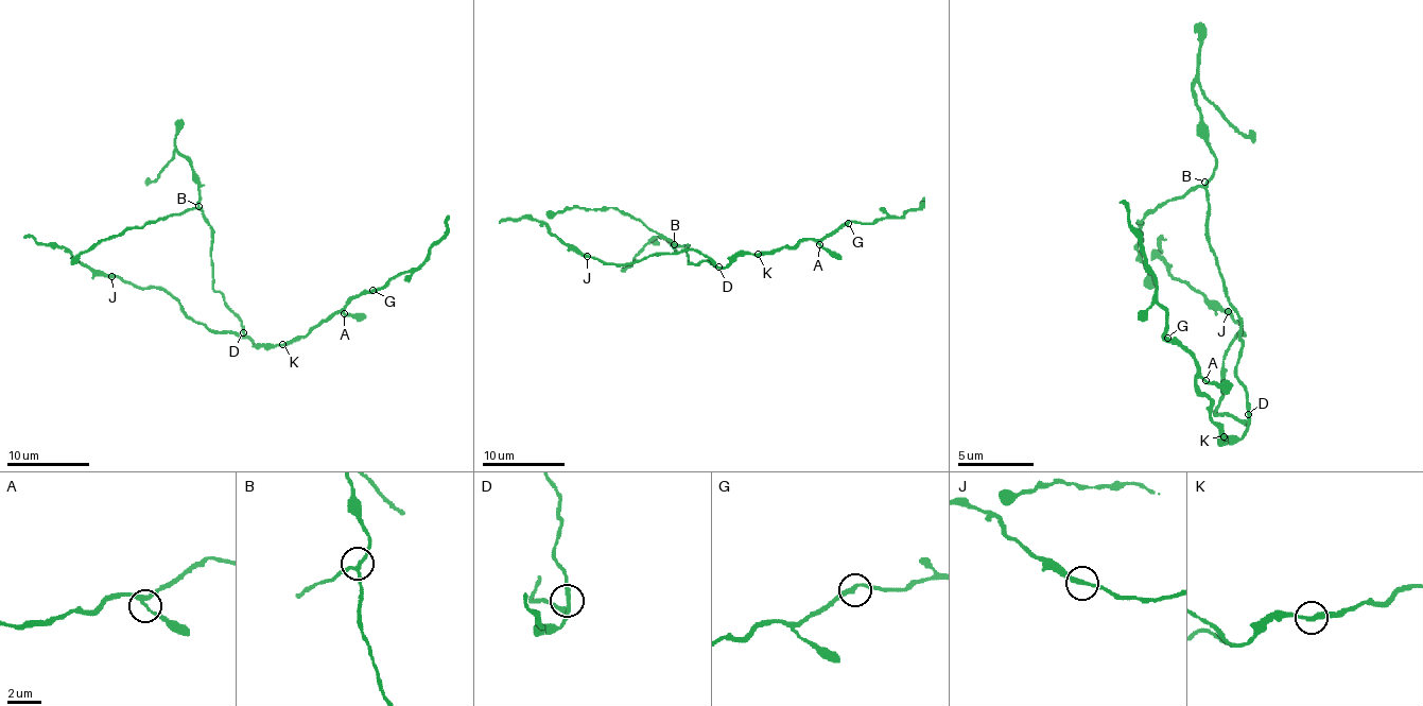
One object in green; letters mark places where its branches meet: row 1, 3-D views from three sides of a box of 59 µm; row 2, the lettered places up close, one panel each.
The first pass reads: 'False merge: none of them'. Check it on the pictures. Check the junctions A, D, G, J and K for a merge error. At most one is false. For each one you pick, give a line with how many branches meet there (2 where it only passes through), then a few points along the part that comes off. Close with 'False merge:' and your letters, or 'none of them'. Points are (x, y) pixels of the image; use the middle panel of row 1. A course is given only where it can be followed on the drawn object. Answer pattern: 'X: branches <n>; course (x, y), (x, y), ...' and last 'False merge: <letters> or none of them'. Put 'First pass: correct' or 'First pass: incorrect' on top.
First pass: incorrect
D: branches 3; course (718, 267), (707, 260), (696, 264), (688, 262), (688, 246), (678, 246), (612, 207), (569, 207), (547, 216)
False merge: D

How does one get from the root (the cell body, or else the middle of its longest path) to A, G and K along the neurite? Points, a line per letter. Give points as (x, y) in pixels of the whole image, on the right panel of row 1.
A: (1247, 394), (1247, 429), (1224, 440), (1213, 417), (1213, 406), (1197, 391), (1197, 379), (1204, 379)
G: (1247, 394), (1247, 429), (1224, 440), (1213, 417), (1213, 406), (1197, 391), (1197, 364), (1167, 338)
K: (1247, 394), (1247, 429), (1239, 436), (1228, 440), (1224, 440), (1224, 436)

